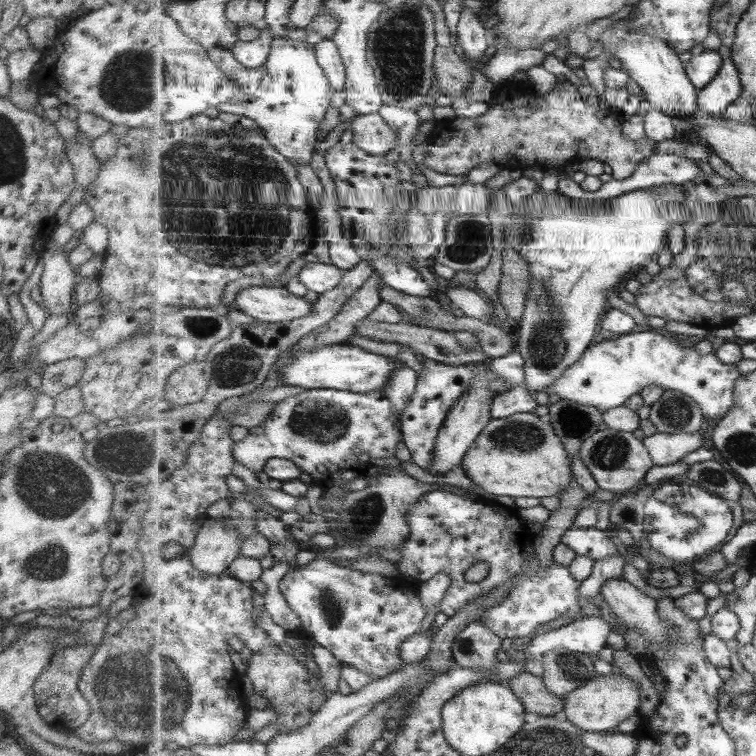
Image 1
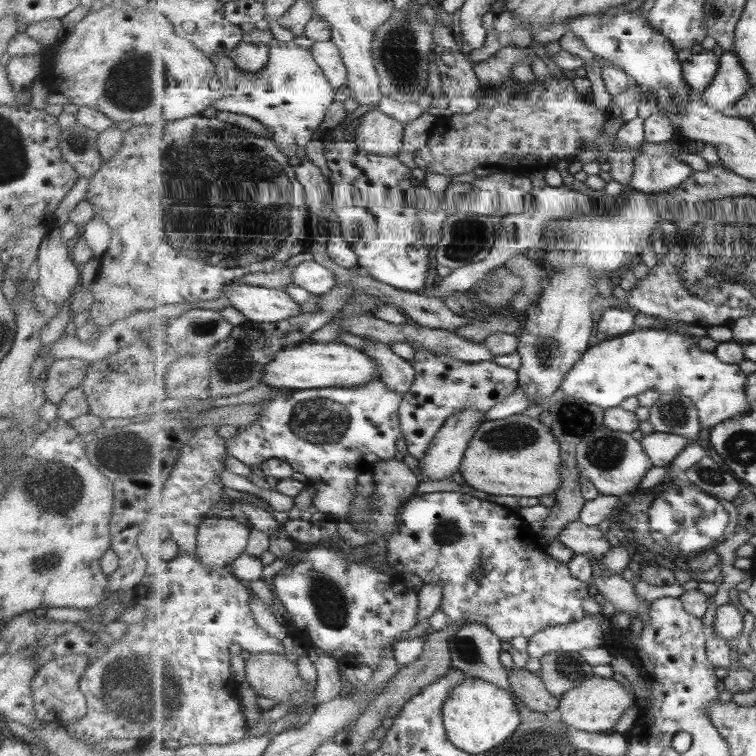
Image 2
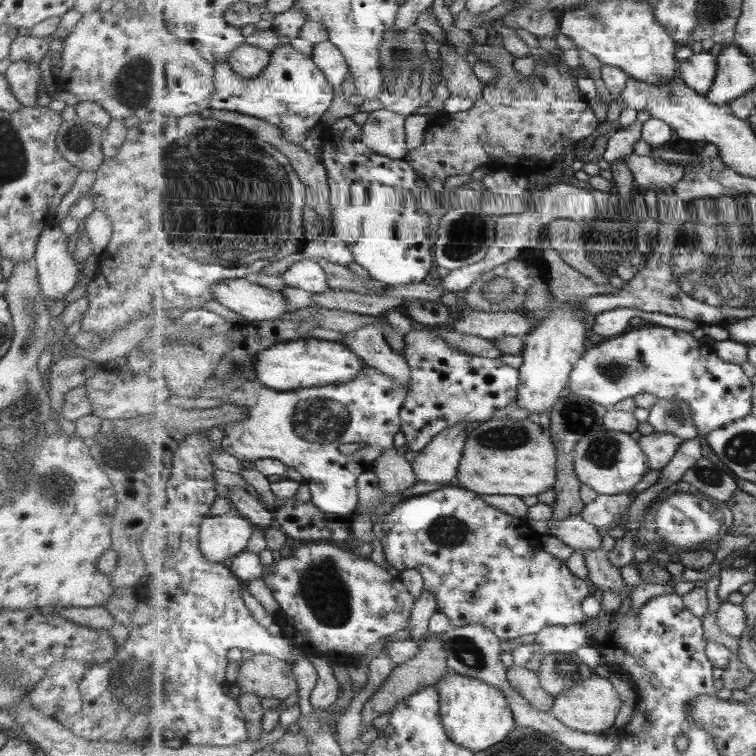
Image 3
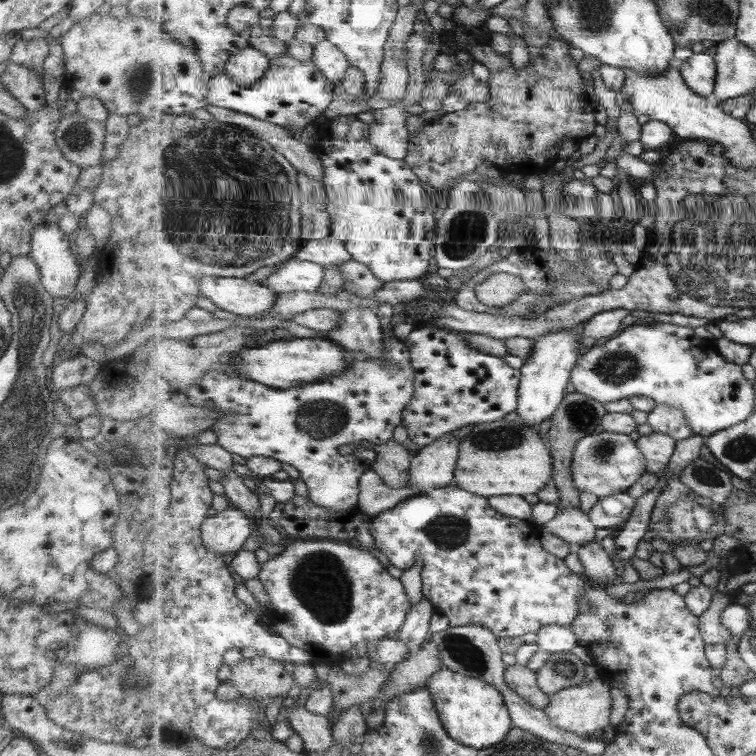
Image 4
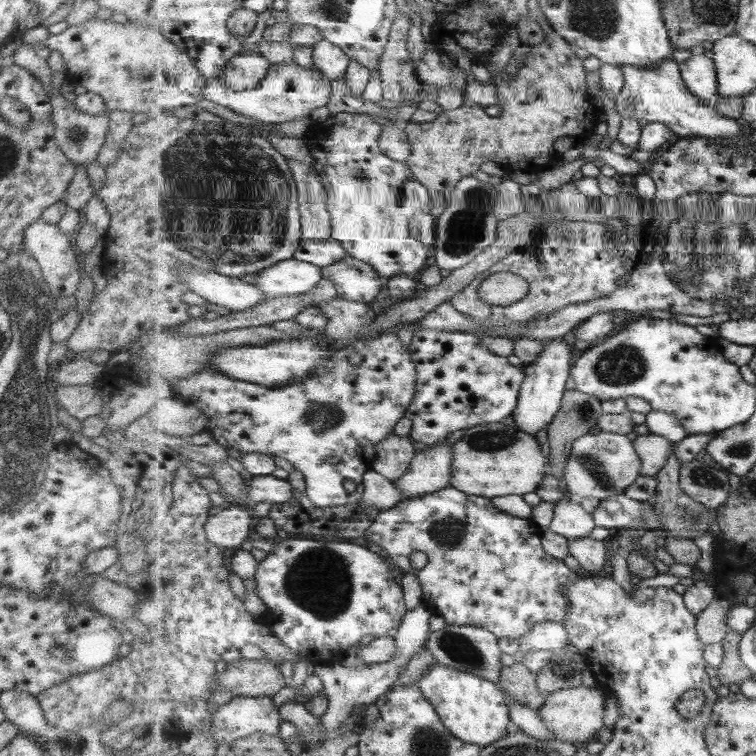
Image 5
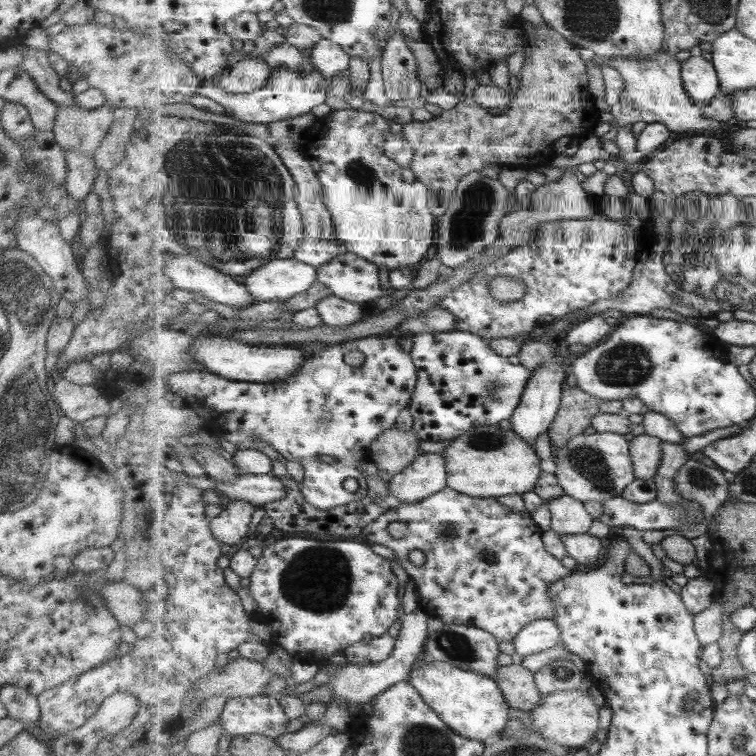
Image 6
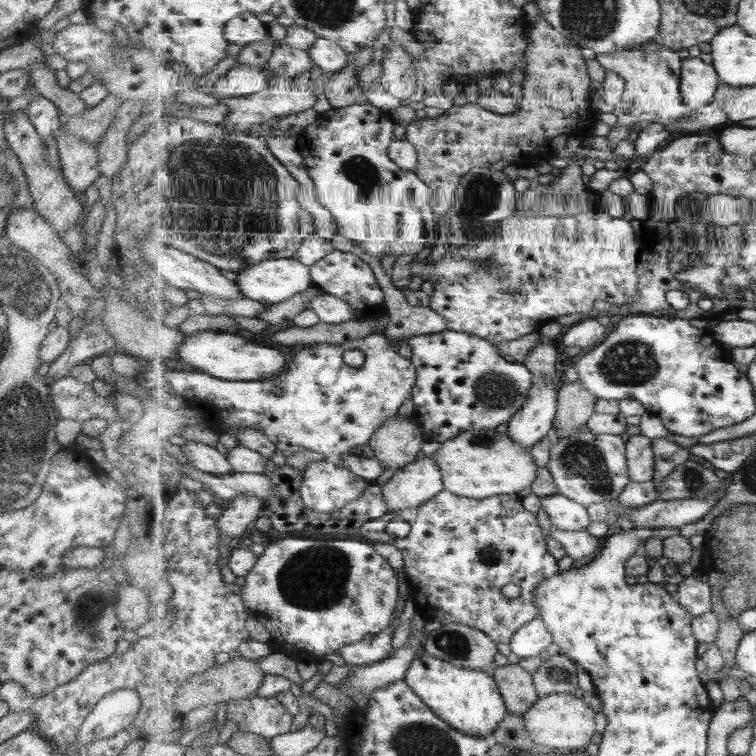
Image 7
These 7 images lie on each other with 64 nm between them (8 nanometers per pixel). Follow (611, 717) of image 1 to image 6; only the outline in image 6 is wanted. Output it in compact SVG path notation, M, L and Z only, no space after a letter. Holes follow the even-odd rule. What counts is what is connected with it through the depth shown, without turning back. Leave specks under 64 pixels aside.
M583 689L563 690L553 695L543 696L540 705L531 711L531 717L537 734L543 735L553 743L567 745L573 750L588 749L594 742L595 734L601 730L599 706L591 698L591 694Z

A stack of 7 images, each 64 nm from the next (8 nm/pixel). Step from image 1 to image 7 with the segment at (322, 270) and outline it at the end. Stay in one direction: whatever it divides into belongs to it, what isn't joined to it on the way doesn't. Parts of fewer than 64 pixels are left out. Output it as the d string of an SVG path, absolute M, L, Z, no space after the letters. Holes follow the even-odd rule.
M271 258L257 264L249 264L237 273L237 284L244 297L271 306L289 300L297 294L308 291L312 283L308 266L295 258Z

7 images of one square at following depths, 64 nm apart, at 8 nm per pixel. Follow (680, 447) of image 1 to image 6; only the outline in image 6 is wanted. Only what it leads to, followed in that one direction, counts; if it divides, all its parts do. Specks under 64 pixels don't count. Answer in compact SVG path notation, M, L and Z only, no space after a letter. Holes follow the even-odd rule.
M643 433L630 441L631 457L635 467L635 478L653 479L661 466L660 438Z

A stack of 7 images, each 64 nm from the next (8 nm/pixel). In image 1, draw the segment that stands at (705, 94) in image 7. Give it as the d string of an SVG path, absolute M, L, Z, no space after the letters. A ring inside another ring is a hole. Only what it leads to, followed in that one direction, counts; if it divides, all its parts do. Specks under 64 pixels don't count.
M704 50L692 56L685 68L688 70L689 79L693 81L698 90L701 90L713 82L723 65L723 56L718 51Z

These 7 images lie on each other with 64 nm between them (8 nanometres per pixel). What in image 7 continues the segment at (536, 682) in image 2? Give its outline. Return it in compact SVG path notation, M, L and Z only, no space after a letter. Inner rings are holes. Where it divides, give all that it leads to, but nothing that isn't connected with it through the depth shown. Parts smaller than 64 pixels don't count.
M519 664L499 666L493 672L509 713L524 716L540 700L533 673Z

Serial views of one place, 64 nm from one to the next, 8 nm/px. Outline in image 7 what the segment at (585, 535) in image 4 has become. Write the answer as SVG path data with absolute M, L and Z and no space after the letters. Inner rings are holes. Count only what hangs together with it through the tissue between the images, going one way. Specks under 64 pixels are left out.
M564 494L541 498L543 510L547 512L552 526L559 530L585 530L592 519L588 508Z

